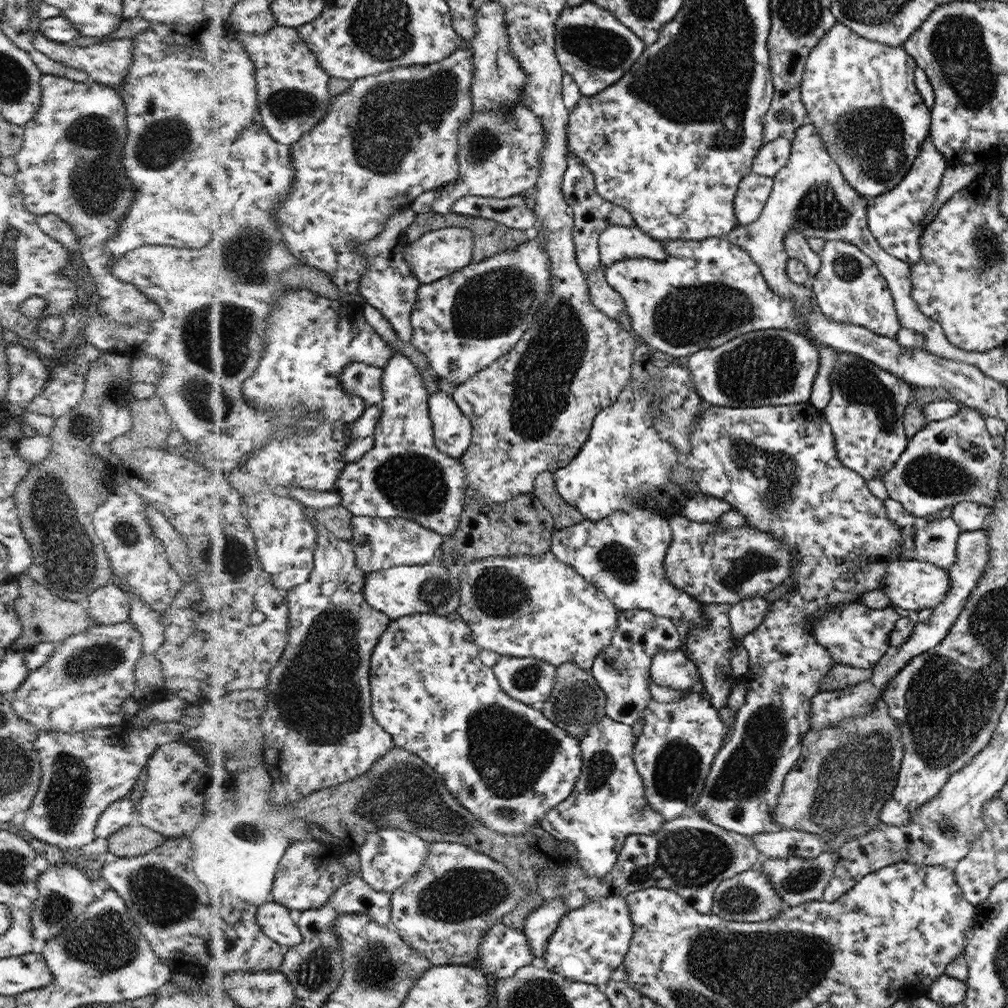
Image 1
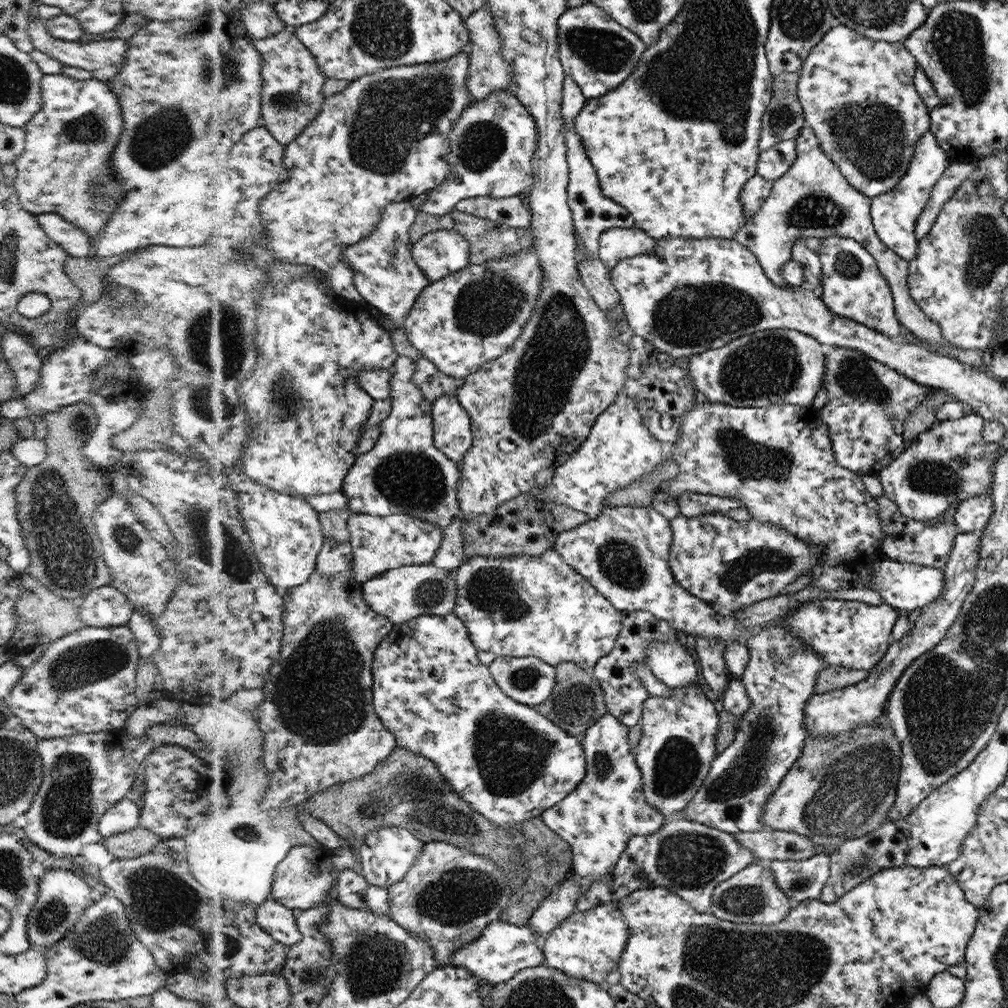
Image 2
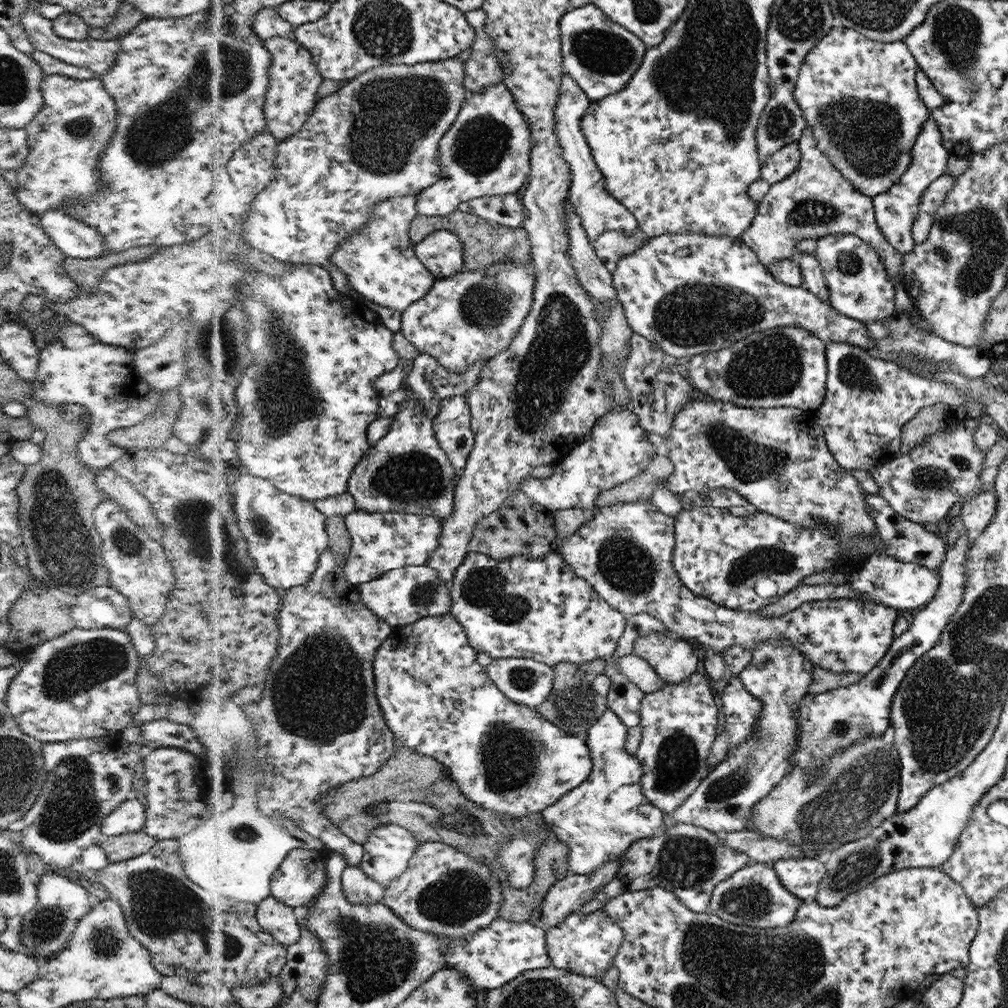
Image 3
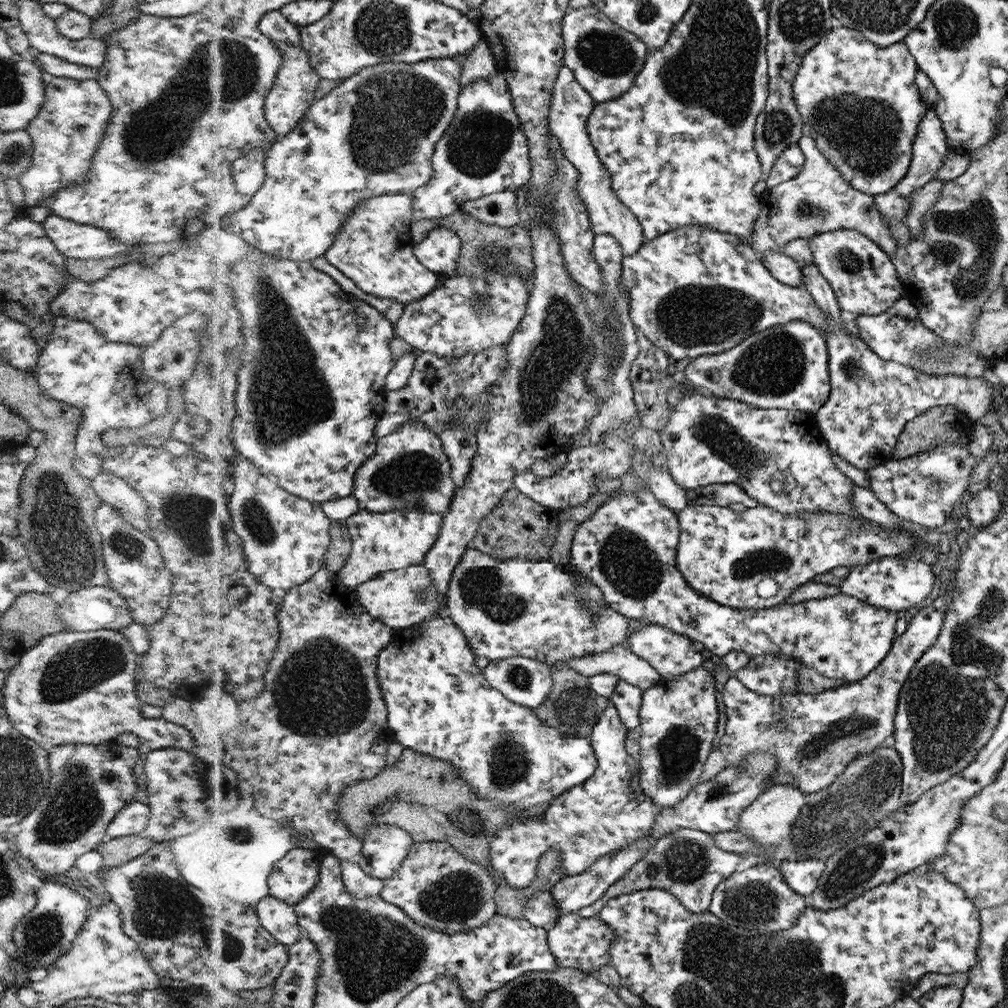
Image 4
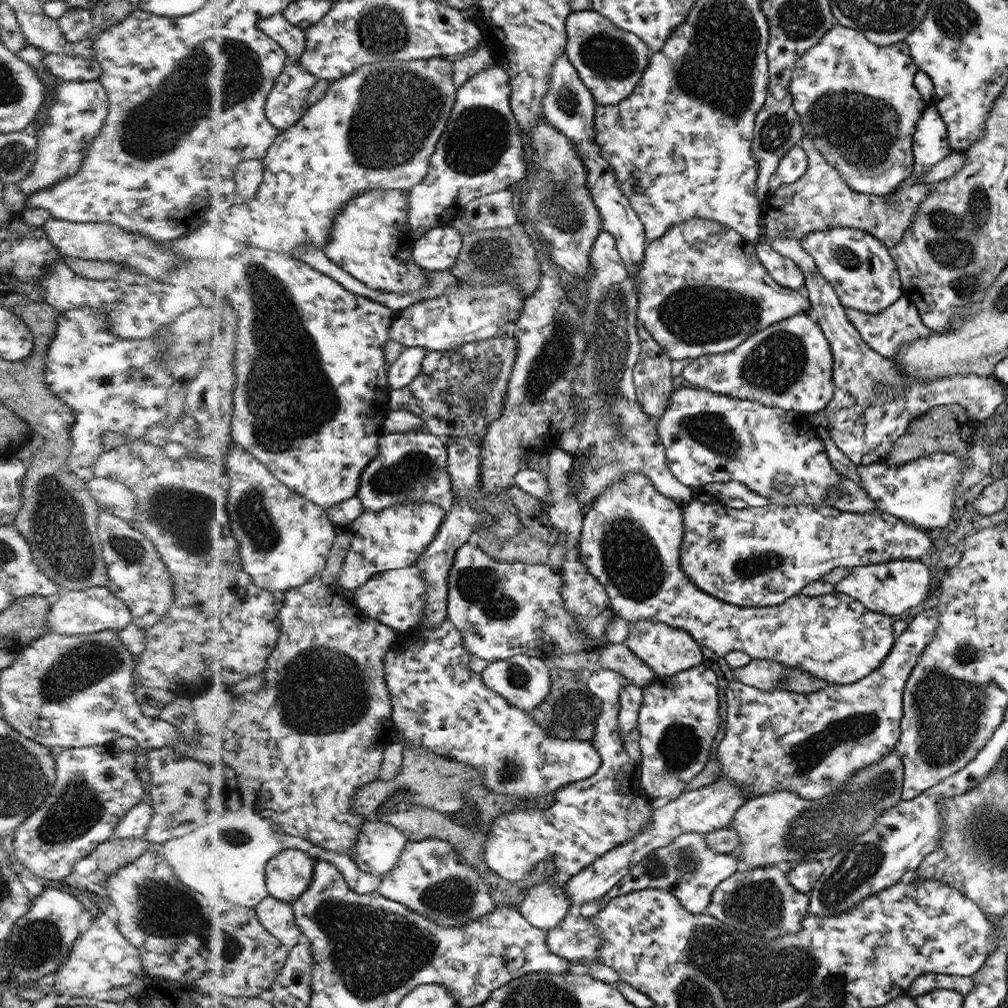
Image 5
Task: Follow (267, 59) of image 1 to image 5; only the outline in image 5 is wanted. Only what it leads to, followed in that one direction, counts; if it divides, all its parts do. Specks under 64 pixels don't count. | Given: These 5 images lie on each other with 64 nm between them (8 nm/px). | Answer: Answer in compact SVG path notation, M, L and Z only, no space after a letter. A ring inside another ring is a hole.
M303 58L288 60L266 102L267 118L275 128L284 132L302 120L317 81L319 78L303 66Z

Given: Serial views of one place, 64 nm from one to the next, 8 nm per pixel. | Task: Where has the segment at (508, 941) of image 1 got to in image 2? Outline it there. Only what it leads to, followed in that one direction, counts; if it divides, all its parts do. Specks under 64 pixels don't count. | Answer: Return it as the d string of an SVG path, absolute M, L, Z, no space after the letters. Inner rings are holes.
M495 920L483 929L478 940L459 947L453 956L451 966L469 971L479 982L489 984L492 987L499 982L510 981L511 978L515 977L515 974L518 974L519 970L540 965L545 966L544 957L535 930L527 924L517 926Z

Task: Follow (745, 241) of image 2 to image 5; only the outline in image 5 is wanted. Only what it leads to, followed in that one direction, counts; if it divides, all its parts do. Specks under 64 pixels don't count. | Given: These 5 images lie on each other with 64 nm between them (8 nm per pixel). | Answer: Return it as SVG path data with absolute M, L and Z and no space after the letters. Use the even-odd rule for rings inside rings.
M803 134L798 146L805 152L805 171L795 182L770 190L769 196L763 200L759 218L761 236L758 242L769 244L769 239L773 237L800 239L811 231L841 226L867 231L889 249L895 246L905 230L914 224L919 203L930 196L933 183L899 186L889 195L883 196L861 194L851 190L839 178L837 170L829 166L812 145L811 140Z

